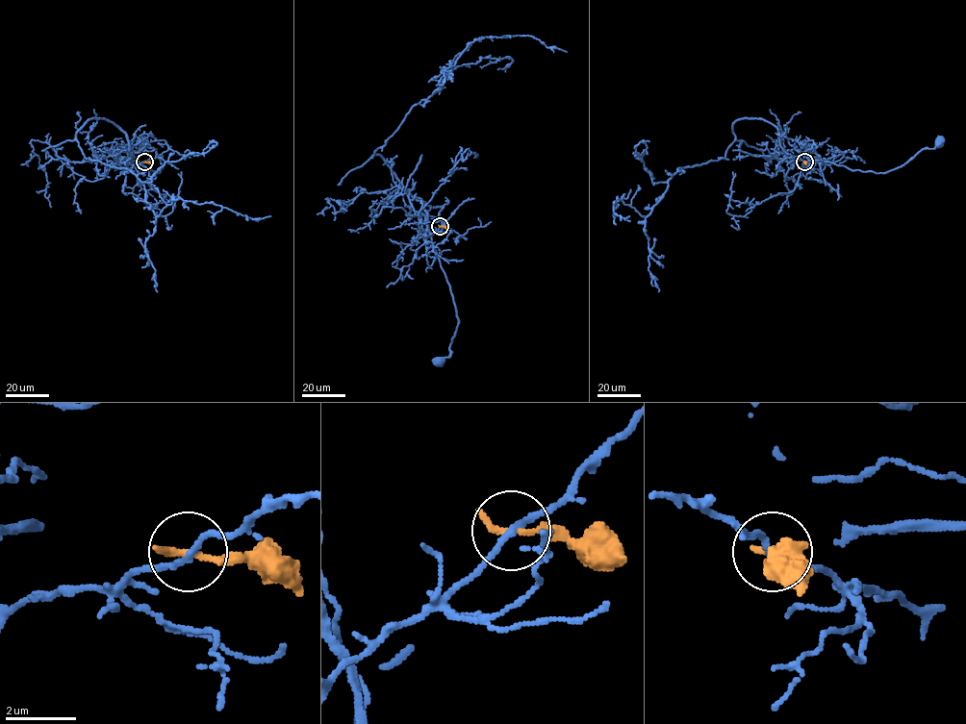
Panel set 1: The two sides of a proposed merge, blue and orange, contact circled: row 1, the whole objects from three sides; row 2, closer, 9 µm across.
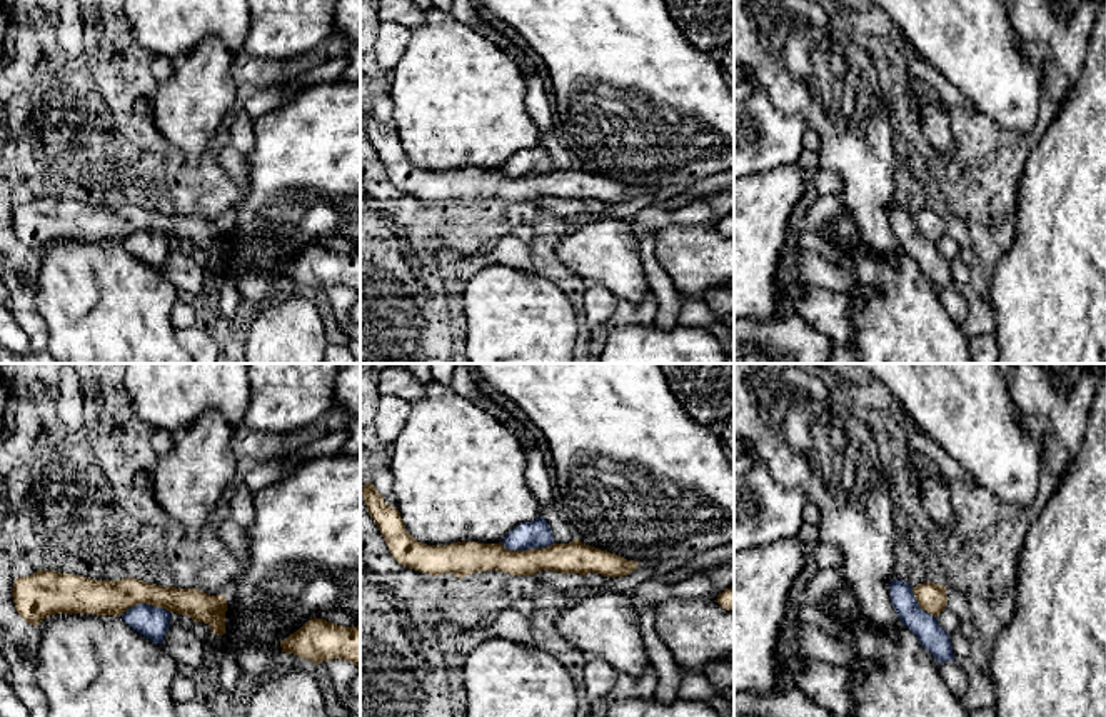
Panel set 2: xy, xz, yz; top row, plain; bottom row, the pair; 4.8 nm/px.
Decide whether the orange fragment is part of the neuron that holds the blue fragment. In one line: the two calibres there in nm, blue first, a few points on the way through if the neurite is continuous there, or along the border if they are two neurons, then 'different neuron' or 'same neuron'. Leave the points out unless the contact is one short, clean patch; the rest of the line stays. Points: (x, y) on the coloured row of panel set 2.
calibres 140 and 160 nm; border xz (501, 542), (507, 549), (539, 549), (552, 544); different neuron

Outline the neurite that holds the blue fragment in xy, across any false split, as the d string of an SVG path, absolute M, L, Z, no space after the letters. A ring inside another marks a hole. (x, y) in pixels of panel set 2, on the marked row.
M147 604L130 607L122 614L122 619L153 644L162 644L167 629L170 627L170 612Z

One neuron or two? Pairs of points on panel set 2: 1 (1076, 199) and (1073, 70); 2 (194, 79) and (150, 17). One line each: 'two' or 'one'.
1: two
2: two

